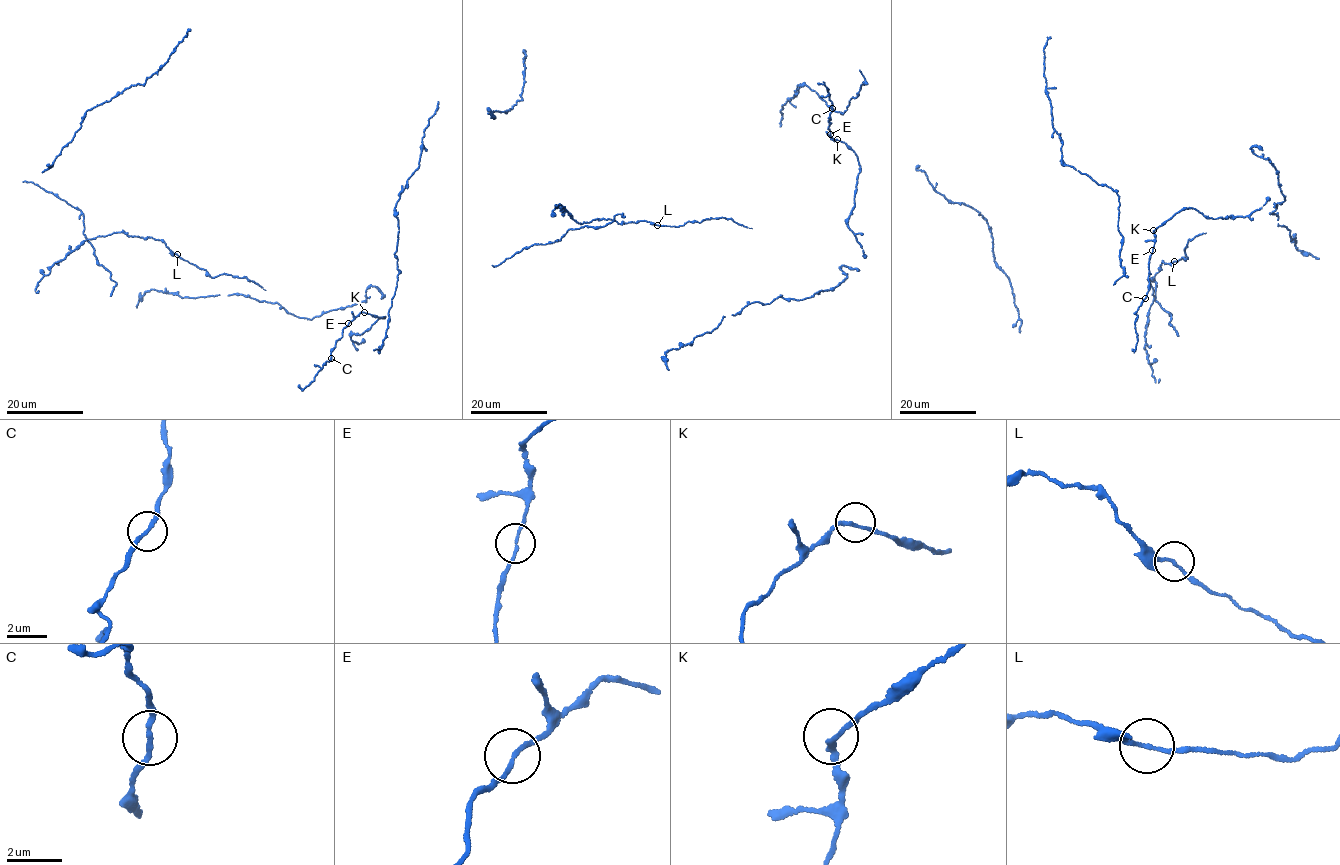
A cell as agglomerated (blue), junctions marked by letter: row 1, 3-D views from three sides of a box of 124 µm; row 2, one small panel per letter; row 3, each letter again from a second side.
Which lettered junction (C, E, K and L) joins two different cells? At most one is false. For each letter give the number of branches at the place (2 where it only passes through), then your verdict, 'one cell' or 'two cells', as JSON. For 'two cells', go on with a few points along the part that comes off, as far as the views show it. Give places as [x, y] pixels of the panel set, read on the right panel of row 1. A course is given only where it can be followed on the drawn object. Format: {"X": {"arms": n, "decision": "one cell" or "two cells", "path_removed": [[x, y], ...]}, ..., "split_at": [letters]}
{"C": {"arms": 2, "decision": "one cell"}, "E": {"arms": 2, "decision": "one cell"}, "K": {"arms": 2, "decision": "one cell"}, "L": {"arms": 2, "decision": "one cell"}, "split_at": []}

